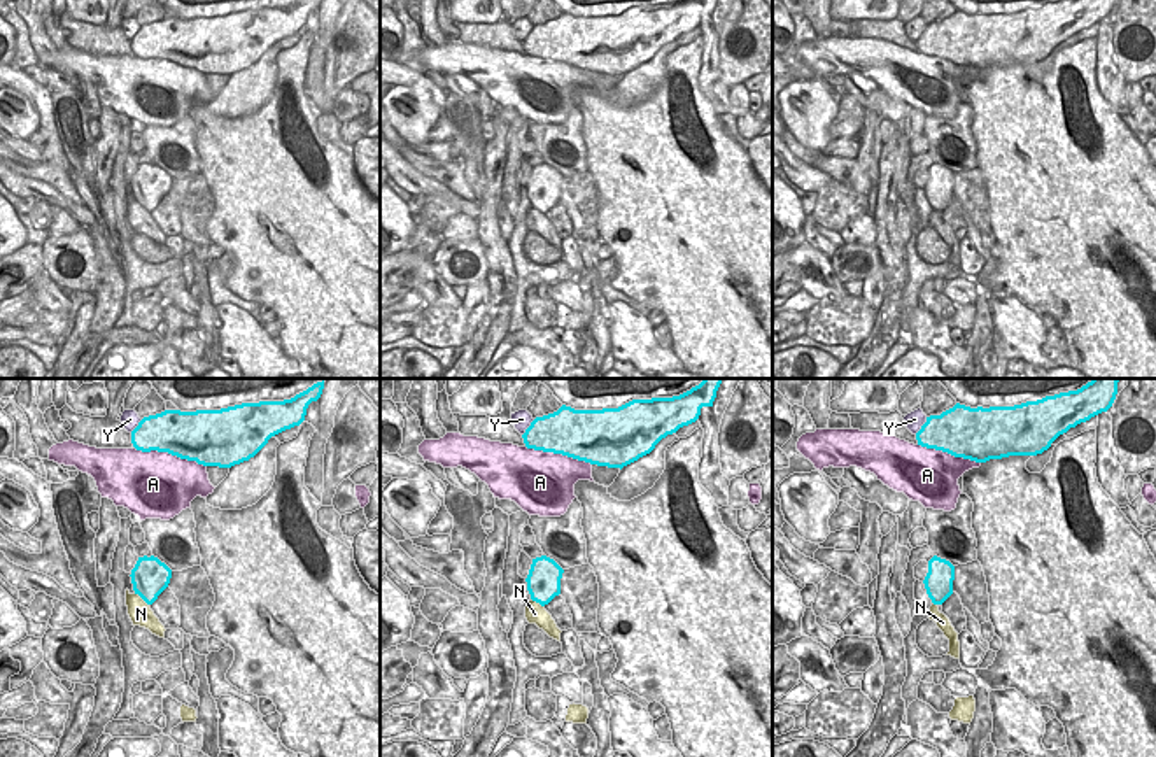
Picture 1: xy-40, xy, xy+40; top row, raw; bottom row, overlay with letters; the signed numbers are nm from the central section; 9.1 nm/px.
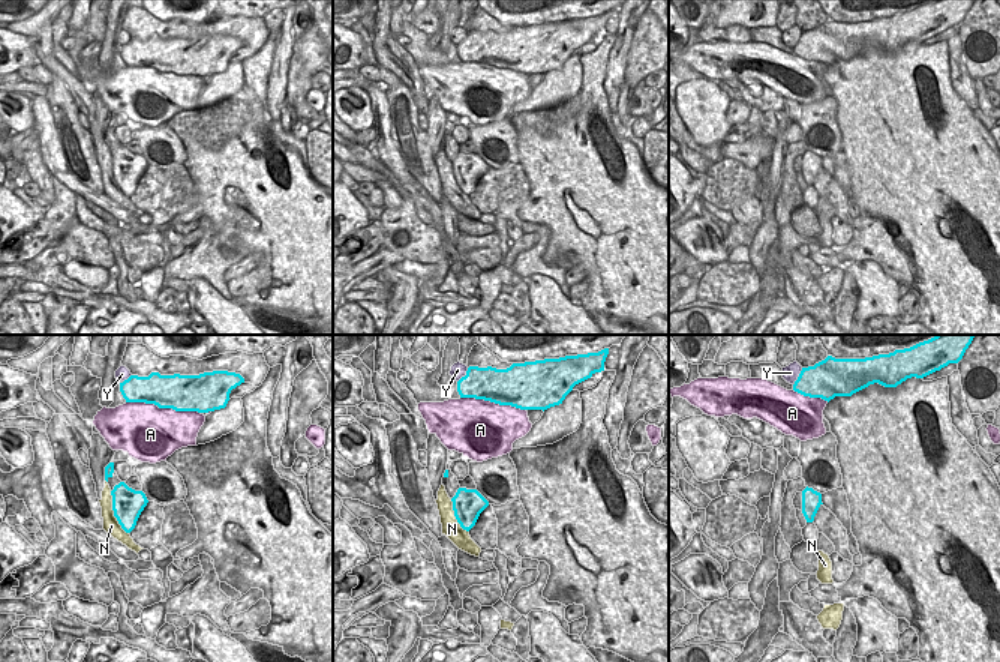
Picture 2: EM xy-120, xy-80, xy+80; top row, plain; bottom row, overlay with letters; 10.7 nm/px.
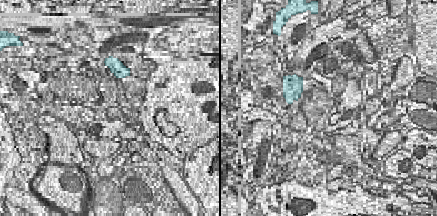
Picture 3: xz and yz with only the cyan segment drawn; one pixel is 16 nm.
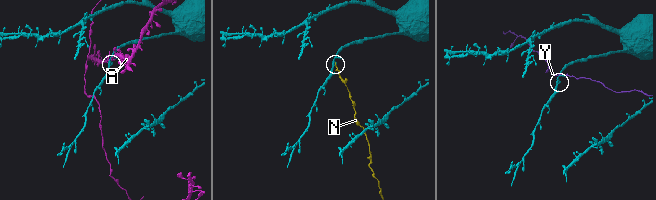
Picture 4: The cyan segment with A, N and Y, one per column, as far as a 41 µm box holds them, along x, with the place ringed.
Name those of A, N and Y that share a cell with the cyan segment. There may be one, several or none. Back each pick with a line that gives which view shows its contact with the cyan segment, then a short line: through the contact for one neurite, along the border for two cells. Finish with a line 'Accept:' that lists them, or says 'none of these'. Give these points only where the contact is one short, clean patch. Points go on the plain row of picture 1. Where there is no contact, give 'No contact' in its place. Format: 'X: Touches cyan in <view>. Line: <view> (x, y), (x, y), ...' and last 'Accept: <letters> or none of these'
Accept: none of these

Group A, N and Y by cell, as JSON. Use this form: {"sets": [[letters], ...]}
{"sets": [["A"], ["N"], ["Y"]]}

